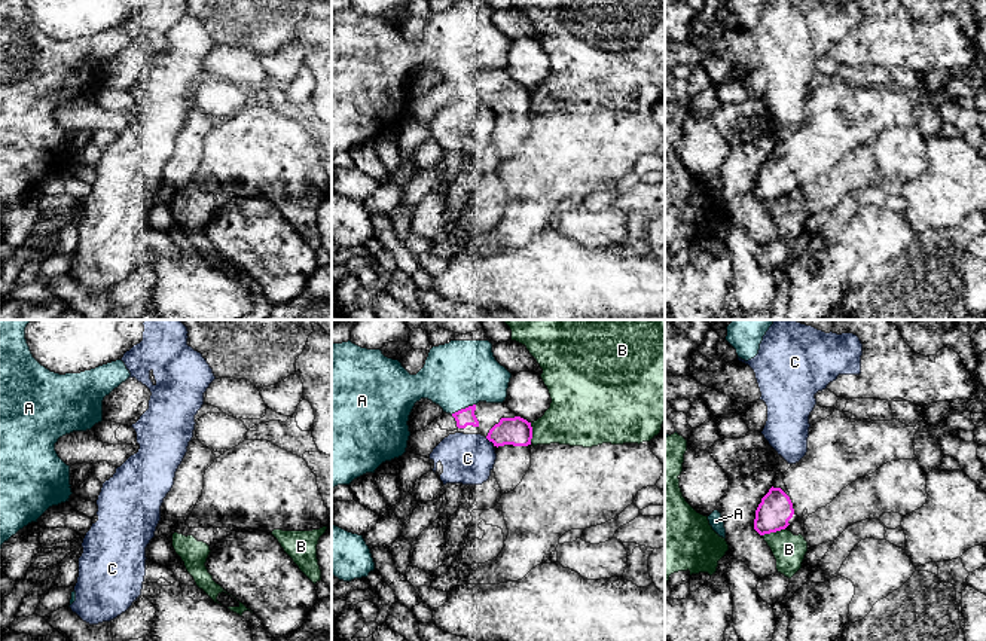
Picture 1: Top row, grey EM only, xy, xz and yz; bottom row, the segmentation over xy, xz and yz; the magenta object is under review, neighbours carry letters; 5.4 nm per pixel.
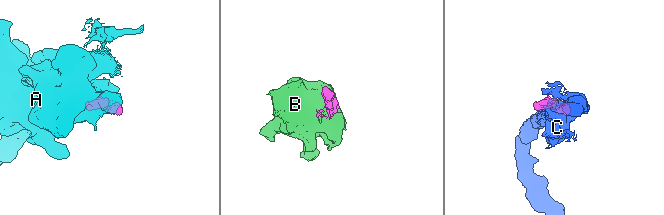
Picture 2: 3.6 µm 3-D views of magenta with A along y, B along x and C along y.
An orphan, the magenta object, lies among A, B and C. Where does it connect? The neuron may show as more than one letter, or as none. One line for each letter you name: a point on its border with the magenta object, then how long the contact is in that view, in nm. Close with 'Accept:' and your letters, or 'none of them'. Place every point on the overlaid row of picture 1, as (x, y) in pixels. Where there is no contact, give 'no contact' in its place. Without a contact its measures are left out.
Accept: none of them

